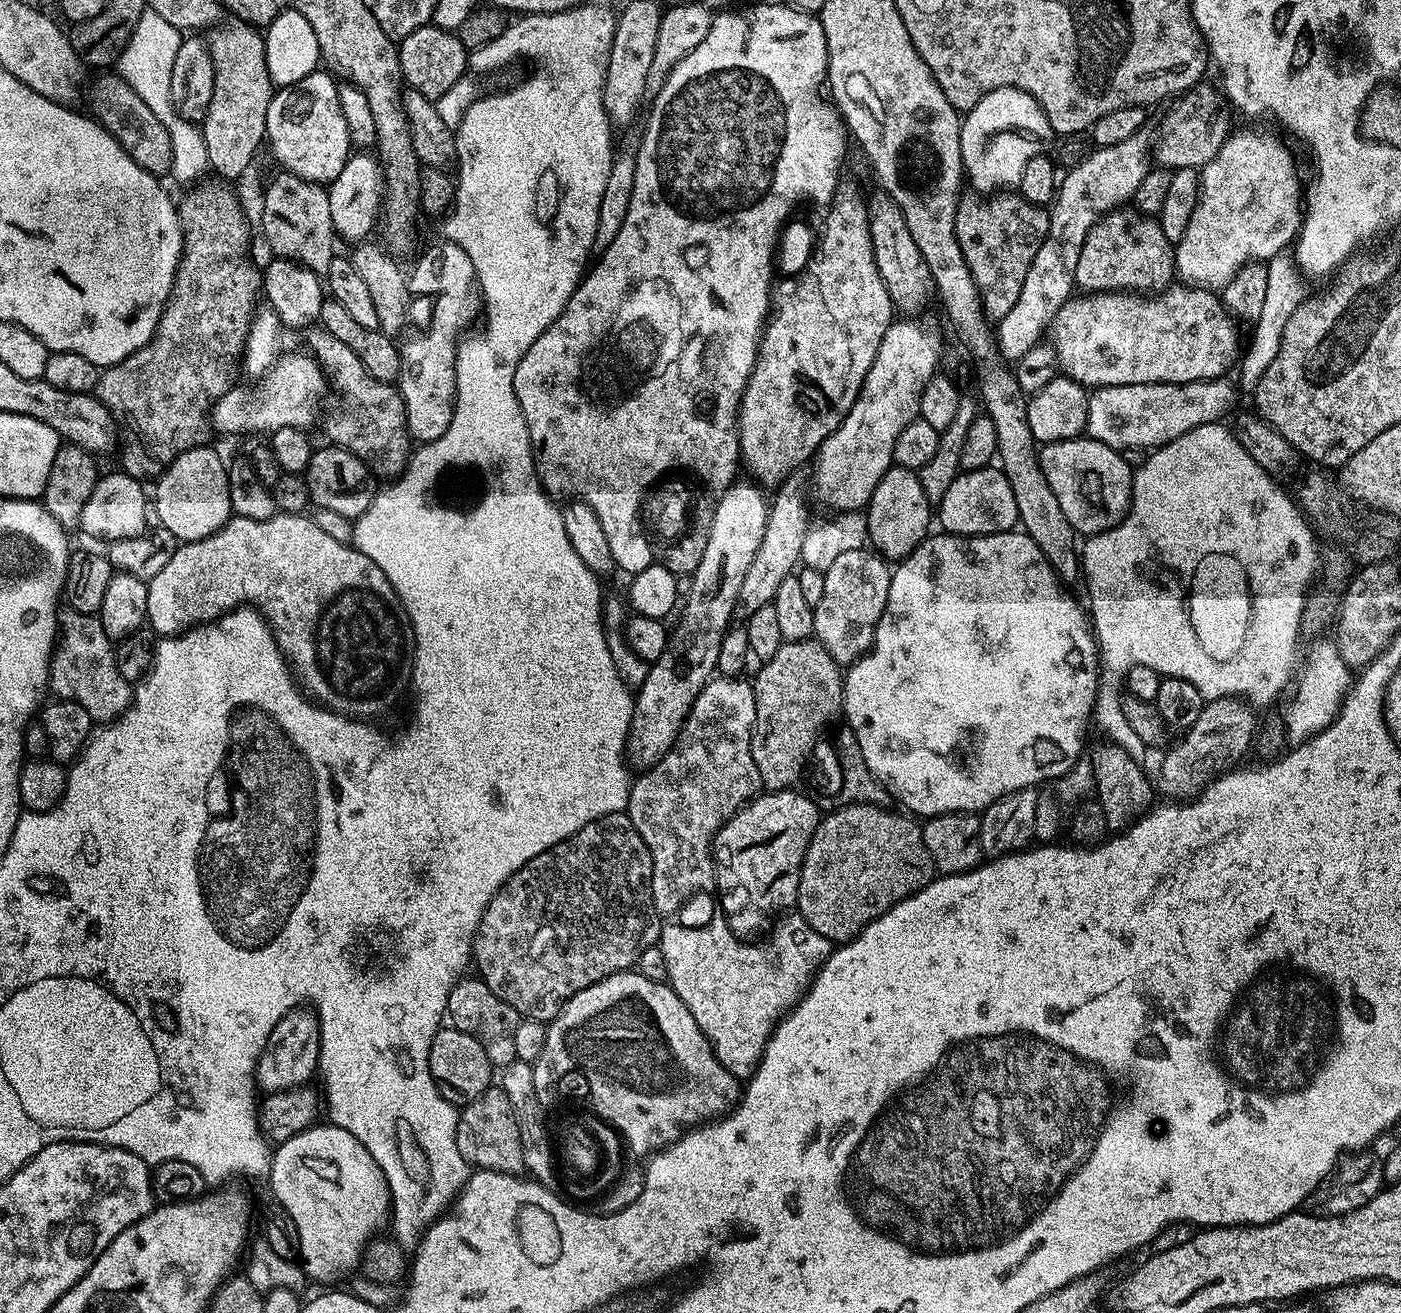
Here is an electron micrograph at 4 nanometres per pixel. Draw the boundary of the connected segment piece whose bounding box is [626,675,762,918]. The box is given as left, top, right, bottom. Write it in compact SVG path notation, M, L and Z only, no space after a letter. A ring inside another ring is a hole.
M717 675L708 681L707 686L702 690L702 694L698 694L698 698L694 702L694 706L690 710L686 722L678 734L676 745L673 746L653 768L641 771L639 775L637 775L640 777L638 777L637 780L635 777L635 779L631 781L626 811L629 818L634 822L638 834L642 834L642 842L646 842L646 846L650 850L650 858L652 859L652 901L654 902L656 911L660 913L661 917L675 917L672 915L674 915L691 896L696 896L699 892L708 892L711 888L715 889L717 887L716 874L718 869L714 863L712 841L715 840L723 824L729 820L739 808L743 808L748 801L755 800L762 788L760 775L758 774L758 766L754 766L754 754L752 753L752 724L754 721L756 721L755 687L753 687L749 681L747 684L744 678Z

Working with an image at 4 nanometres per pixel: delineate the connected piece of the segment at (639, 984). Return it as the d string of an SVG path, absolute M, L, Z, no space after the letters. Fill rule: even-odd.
M638 970L619 972L610 978L602 978L602 982L594 982L594 986L586 986L586 990L578 990L578 994L571 996L562 1006L562 1010L551 1020L546 1028L546 1042L542 1046L542 1054L538 1054L536 1063L532 1065L534 1070L534 1090L536 1091L537 1101L543 1102L547 1098L548 1092L556 1092L559 1088L564 1088L568 1080L576 1088L585 1084L588 1087L588 1100L592 1103L591 1111L599 1119L607 1122L622 1137L623 1143L636 1156L651 1157L653 1154L662 1152L670 1145L680 1139L686 1132L691 1132L693 1128L701 1127L709 1122L715 1122L728 1115L733 1108L739 1104L742 1097L741 1081L714 1054L712 1044L702 1034L698 1022L694 1022L694 1014L678 998L678 994L667 983L659 980L651 980L643 976Z

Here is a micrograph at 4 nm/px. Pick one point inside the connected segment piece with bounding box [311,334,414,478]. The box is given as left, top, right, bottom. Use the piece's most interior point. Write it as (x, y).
(372, 426)

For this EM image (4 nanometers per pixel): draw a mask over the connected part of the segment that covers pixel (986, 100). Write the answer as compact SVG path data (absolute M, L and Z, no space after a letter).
M999 88L990 90L963 117L960 125L962 138L962 162L967 183L973 184L980 194L992 194L997 190L1008 190L1019 185L1026 162L1035 156L1043 156L1053 147L1054 133L1042 106L1026 90Z

